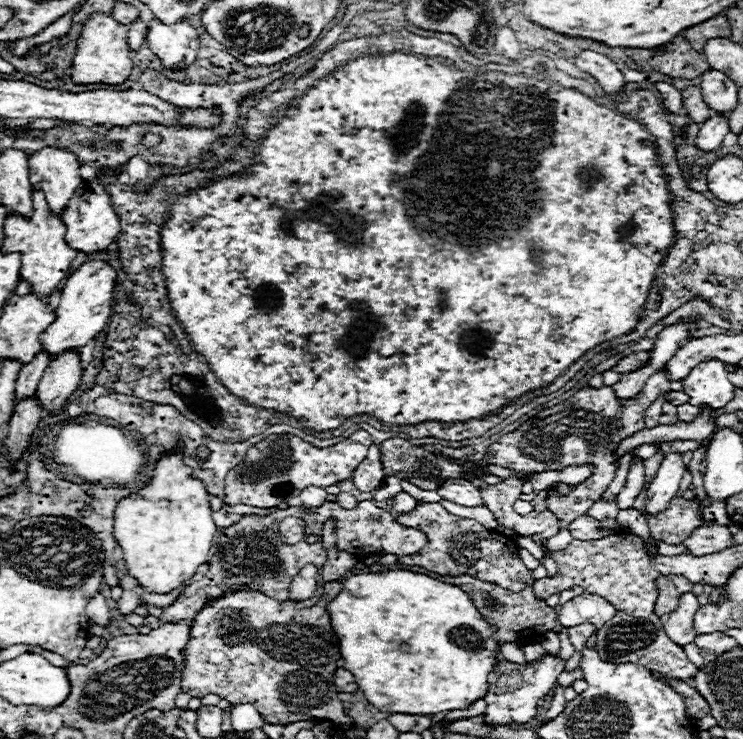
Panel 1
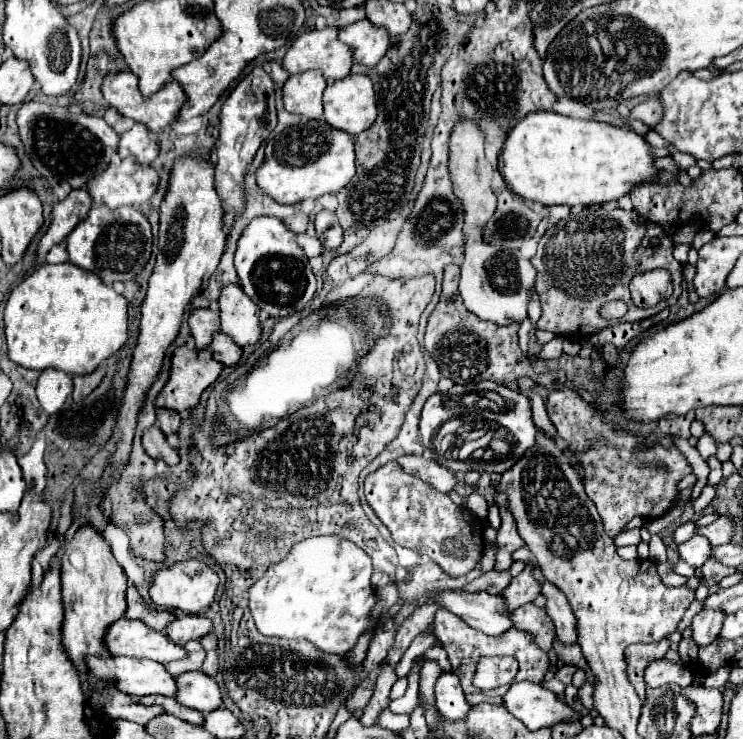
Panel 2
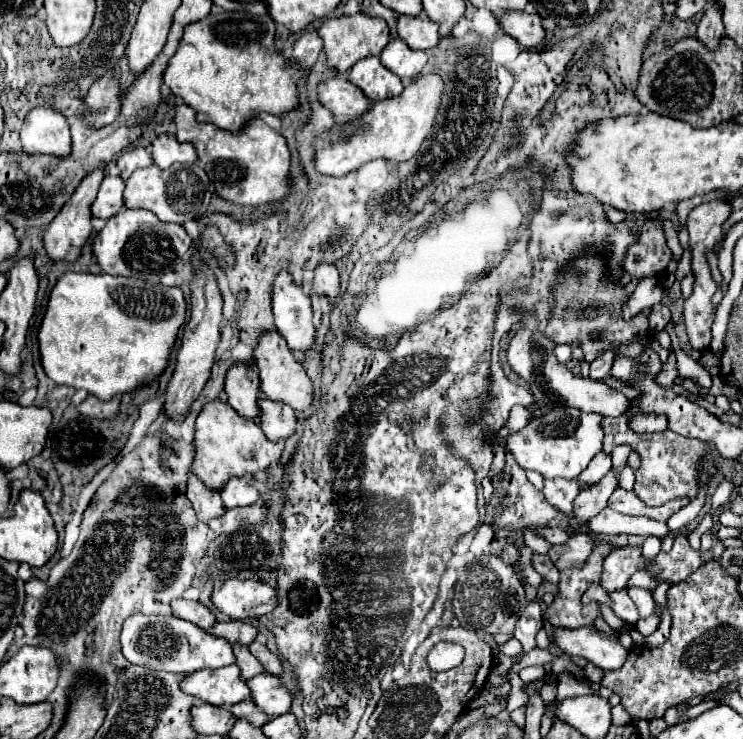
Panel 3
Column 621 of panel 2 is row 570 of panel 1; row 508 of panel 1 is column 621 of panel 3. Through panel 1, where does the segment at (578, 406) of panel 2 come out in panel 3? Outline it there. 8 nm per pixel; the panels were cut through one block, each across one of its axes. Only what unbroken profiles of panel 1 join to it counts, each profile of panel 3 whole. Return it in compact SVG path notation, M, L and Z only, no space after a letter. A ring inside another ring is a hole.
M630 406L622 416L618 418L602 418L602 430L604 430L604 452L612 456L614 444L628 444L634 452L640 456L640 468L636 470L636 496L644 500L648 506L662 506L670 500L688 498L690 502L698 496L698 490L710 482L710 478L698 478L698 476L710 476L718 472L718 466L714 462L714 452L708 446L708 442L684 438L680 434L674 434L666 430L664 434L636 434L630 428L630 418L634 418L638 412L634 406Z

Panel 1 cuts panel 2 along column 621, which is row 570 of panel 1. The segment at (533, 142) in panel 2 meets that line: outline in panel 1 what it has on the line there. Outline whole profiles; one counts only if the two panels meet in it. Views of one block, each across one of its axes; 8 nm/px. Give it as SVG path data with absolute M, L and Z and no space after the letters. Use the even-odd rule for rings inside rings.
M166 454L160 458L150 484L140 492L120 500L114 512L114 538L124 550L128 574L134 576L146 592L154 594L168 594L174 588L180 588L198 572L198 566L208 558L216 530L218 528L212 520L212 510L208 504L208 492L200 480L190 476L190 468L182 464L182 456L178 454Z

